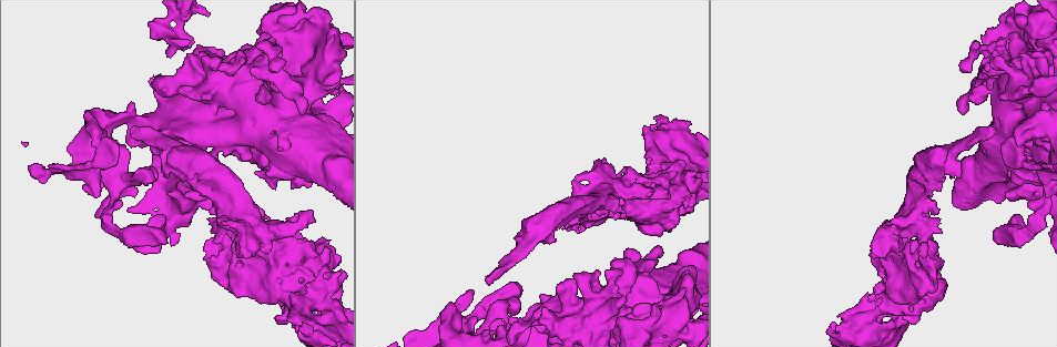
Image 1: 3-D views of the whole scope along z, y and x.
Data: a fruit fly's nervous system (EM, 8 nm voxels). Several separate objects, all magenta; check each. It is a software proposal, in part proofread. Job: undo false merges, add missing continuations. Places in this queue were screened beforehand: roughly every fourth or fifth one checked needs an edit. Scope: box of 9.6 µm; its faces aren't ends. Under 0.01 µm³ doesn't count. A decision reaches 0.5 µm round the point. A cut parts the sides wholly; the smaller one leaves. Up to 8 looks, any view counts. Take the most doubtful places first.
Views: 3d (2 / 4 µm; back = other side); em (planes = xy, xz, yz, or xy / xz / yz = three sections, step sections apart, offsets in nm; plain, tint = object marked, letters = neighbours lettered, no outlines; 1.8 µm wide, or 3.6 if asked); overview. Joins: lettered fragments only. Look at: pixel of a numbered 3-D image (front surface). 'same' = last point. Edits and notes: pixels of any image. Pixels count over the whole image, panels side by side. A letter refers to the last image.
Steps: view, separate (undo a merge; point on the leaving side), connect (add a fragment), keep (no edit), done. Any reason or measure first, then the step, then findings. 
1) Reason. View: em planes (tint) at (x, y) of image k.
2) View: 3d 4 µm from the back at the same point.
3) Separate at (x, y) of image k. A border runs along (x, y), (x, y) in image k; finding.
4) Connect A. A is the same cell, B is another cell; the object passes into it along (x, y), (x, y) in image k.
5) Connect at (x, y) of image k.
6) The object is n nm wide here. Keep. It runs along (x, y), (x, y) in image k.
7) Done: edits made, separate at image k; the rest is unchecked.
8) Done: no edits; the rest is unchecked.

Abrupt turn. View: 3d 4 µm at (308, 35) of image 1.

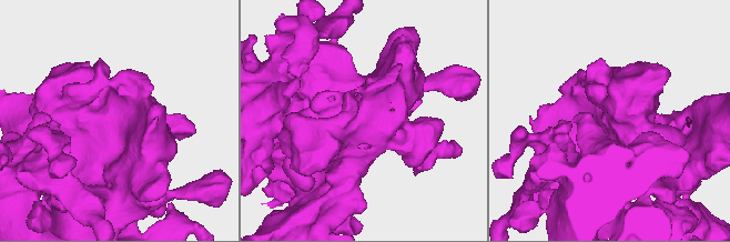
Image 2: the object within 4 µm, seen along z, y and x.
Shape alone is not enough. View: em 3.6 µm xz step 8 (tint) at (362, 117) of image 2.

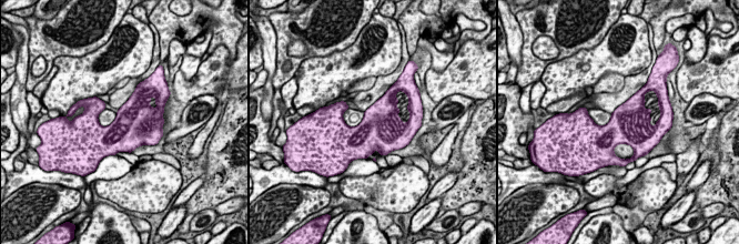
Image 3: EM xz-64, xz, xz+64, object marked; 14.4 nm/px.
View: em 3.6 µm planes (letters) at the same point.

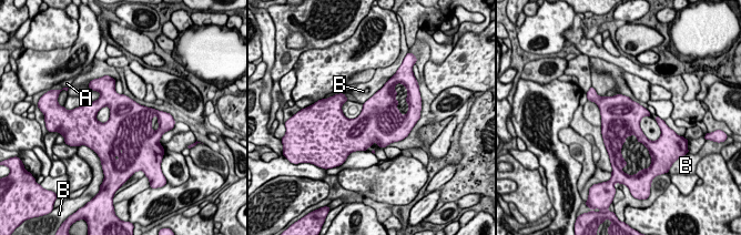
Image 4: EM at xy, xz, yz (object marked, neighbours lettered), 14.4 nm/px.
The longest contact is with B, 440 nm. Keep. A and B are other cells; a border runs along (588, 100), (598, 106), (601, 125) in image 4; all the same neuron.

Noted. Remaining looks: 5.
Calibre changes. View: em 3.6 µm planes (letters) at (304, 144) of image 1.

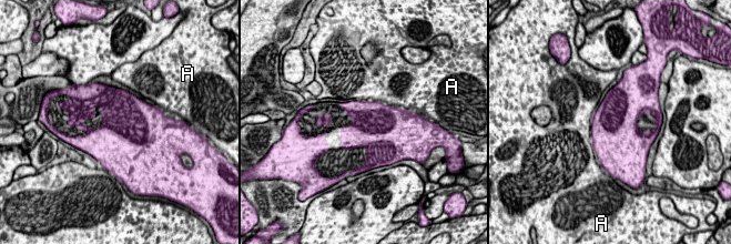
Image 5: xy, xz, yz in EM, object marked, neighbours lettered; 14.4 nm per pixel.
The object is 700 nm wide here. Keep. A is another cell; all the same neuron.

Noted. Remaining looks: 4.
Touches itself. View: 3d 2 µm at (308, 315) of image 1.

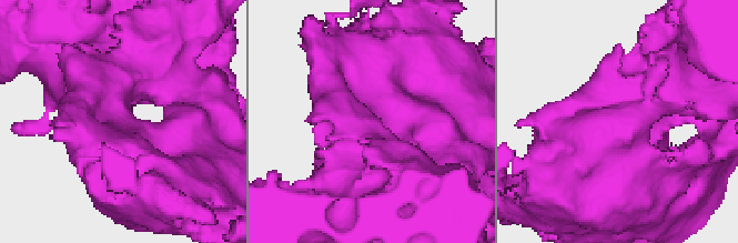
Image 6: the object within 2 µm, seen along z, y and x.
View: em planes (letters) at (615, 123) of image 6.

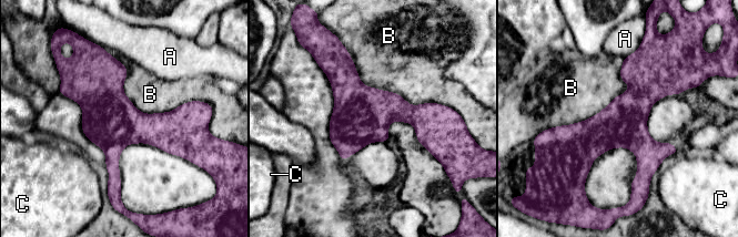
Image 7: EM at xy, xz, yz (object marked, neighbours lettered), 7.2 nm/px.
The object is 340 nm wide here; the longest contact is with B, 900 nm. Keep. A, B and C are other cells; one neuron here.

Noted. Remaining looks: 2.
Done: no edits; the rest is unchecked.

